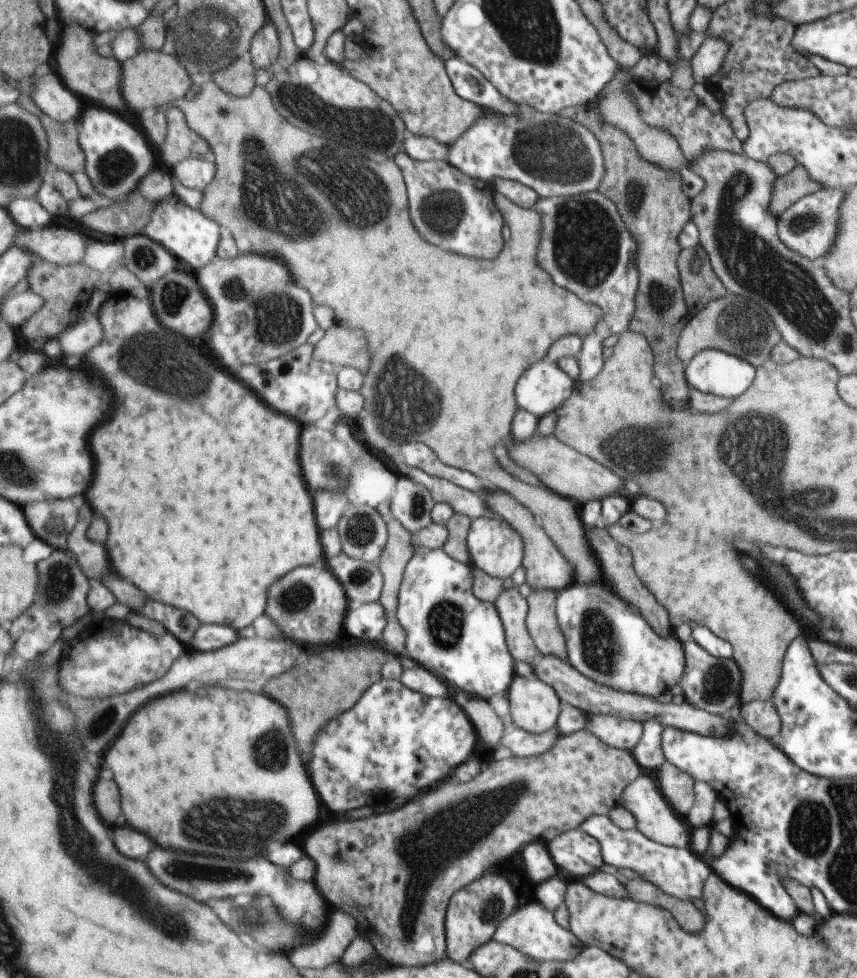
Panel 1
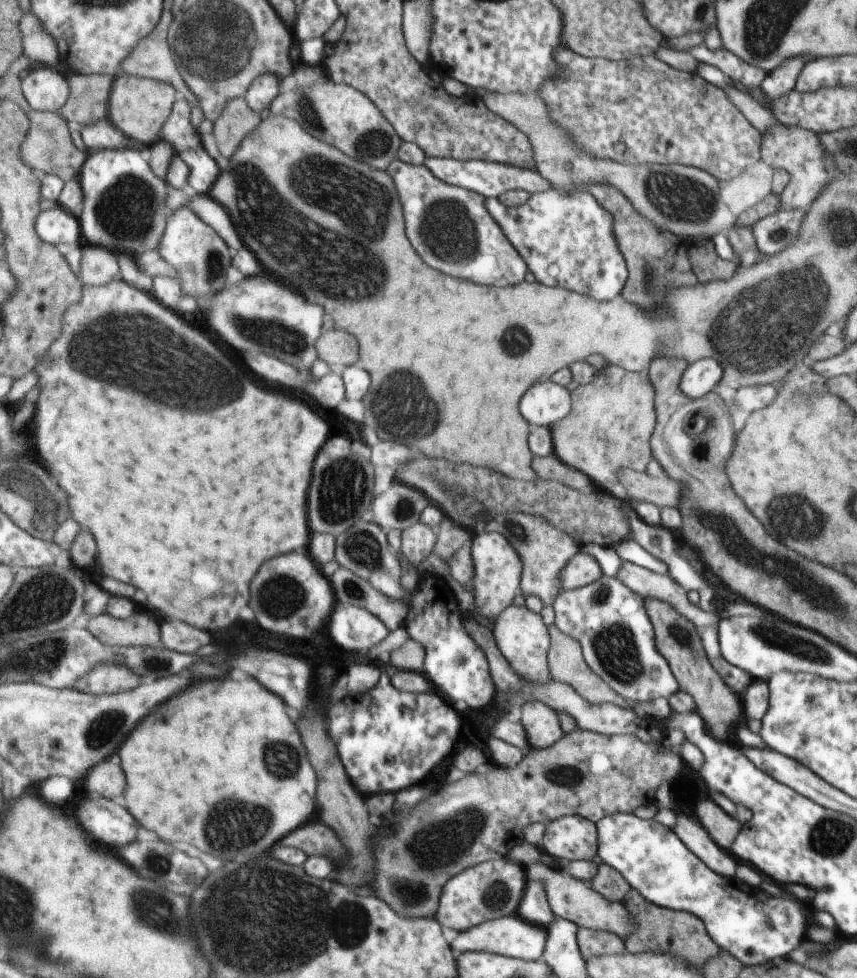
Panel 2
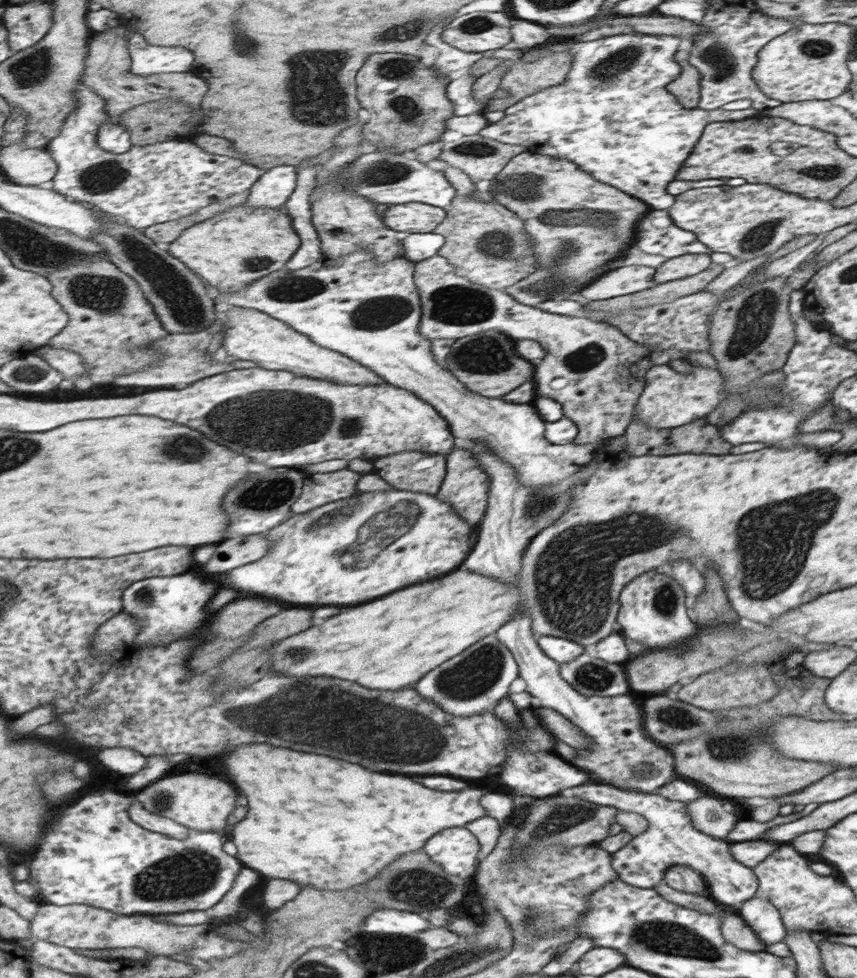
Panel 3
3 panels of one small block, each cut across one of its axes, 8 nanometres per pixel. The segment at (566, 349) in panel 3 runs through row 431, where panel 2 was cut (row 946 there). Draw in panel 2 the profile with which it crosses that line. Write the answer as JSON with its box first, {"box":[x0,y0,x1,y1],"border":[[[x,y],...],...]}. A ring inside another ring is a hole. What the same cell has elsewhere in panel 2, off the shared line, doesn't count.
{"box":[576,927,626,960],"border":[[[577,927],[576,945],[583,960],[591,956],[621,954],[626,951],[624,939],[612,932]]]}

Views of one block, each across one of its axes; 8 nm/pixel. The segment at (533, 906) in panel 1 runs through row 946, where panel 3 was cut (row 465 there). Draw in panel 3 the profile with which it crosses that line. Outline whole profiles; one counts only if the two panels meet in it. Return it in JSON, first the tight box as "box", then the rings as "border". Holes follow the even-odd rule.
{"box":[204,249,600,488],"border":[[[357,249],[339,259],[321,259],[296,271],[285,268],[273,272],[234,293],[222,293],[205,280],[204,283],[216,302],[266,312],[269,316],[286,322],[297,332],[309,336],[319,346],[342,353],[372,370],[385,383],[413,392],[413,395],[429,403],[429,406],[434,407],[444,417],[457,442],[484,444],[501,462],[509,464],[516,471],[518,481],[526,487],[544,488],[545,485],[561,481],[576,473],[582,465],[592,462],[600,443],[550,443],[545,437],[545,422],[537,414],[536,407],[531,404],[503,402],[499,398],[484,398],[483,395],[472,393],[455,375],[437,364],[430,341],[419,331],[420,314],[423,311],[420,309],[419,288],[412,280],[413,271],[414,263],[404,257],[399,256],[381,263],[377,262],[369,251]]]}

